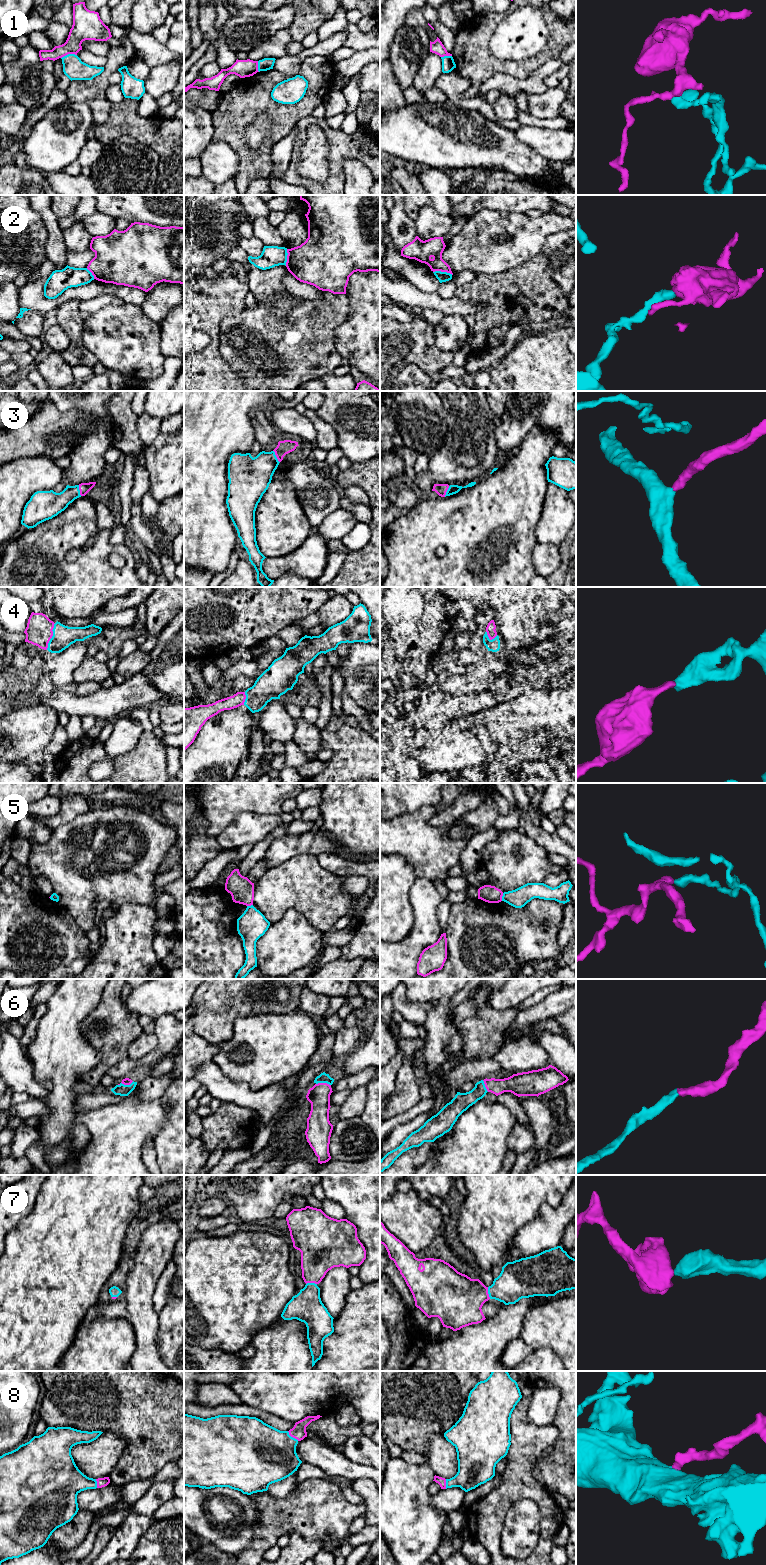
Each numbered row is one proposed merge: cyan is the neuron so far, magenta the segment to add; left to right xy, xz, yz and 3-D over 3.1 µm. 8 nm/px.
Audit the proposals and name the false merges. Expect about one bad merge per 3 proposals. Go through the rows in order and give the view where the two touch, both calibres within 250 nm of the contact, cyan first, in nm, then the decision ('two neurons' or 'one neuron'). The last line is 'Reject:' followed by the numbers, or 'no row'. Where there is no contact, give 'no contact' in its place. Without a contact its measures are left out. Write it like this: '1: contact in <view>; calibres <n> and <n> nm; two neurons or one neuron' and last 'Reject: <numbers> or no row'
1: contact in xy; calibres 170 and 190 nm; two neurons
2: contact in yz; calibres 80 and 170 nm; two neurons
3: contact in xz; calibres 300 and 110 nm; one neuron
4: contact in xy; calibres 180 and 220 nm; one neuron
5: contact in yz; calibres 160 and 140 nm; two neurons
6: contact in xz; calibres 80 and 180 nm; one neuron
7: contact in yz; calibres 280 and 400 nm; one neuron
8: contact in xz; calibres 460 and 120 nm; one neuron
Reject: 1, 2, 5

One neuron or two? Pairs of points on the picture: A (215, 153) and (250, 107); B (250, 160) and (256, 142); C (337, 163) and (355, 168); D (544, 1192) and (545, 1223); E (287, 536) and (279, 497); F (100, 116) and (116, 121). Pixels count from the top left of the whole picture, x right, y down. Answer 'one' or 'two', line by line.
A: two
B: two
C: two
D: two
E: one
F: two

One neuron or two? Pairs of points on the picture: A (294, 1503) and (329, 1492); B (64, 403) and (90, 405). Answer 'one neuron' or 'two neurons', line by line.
A: one neuron
B: one neuron

